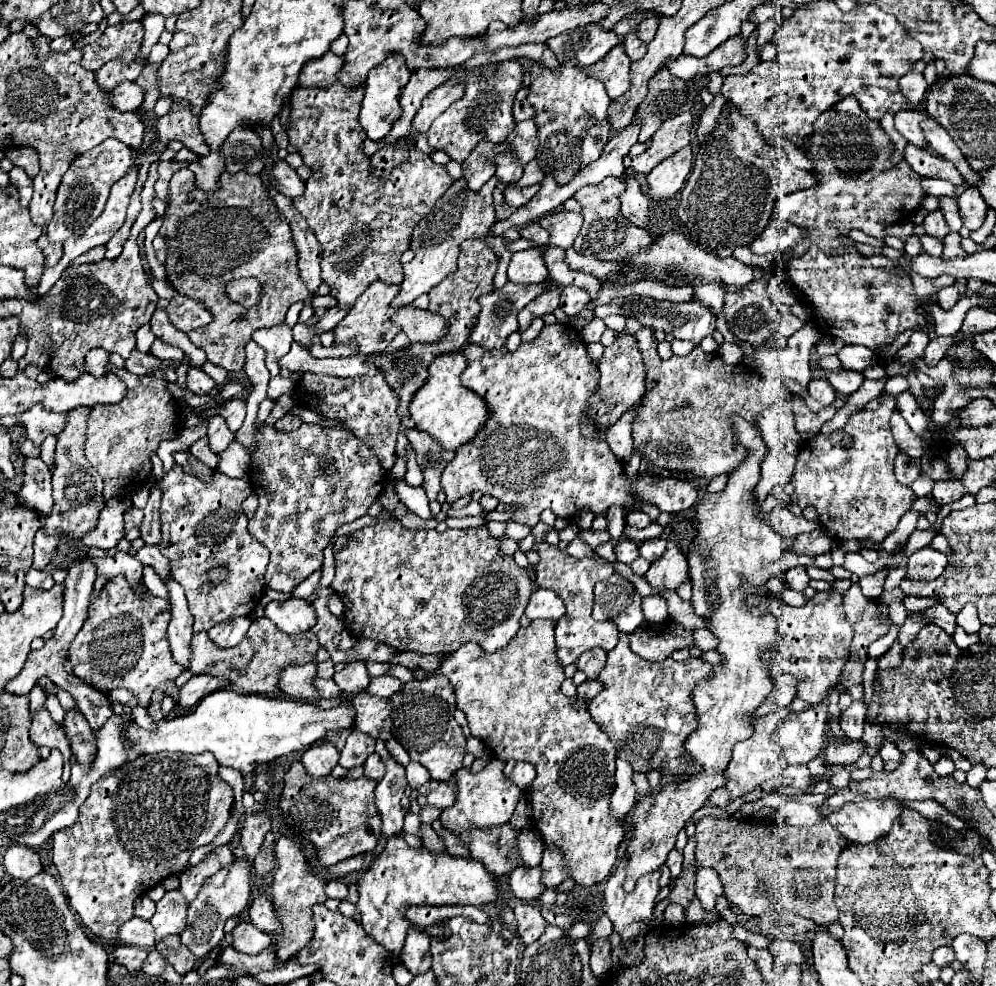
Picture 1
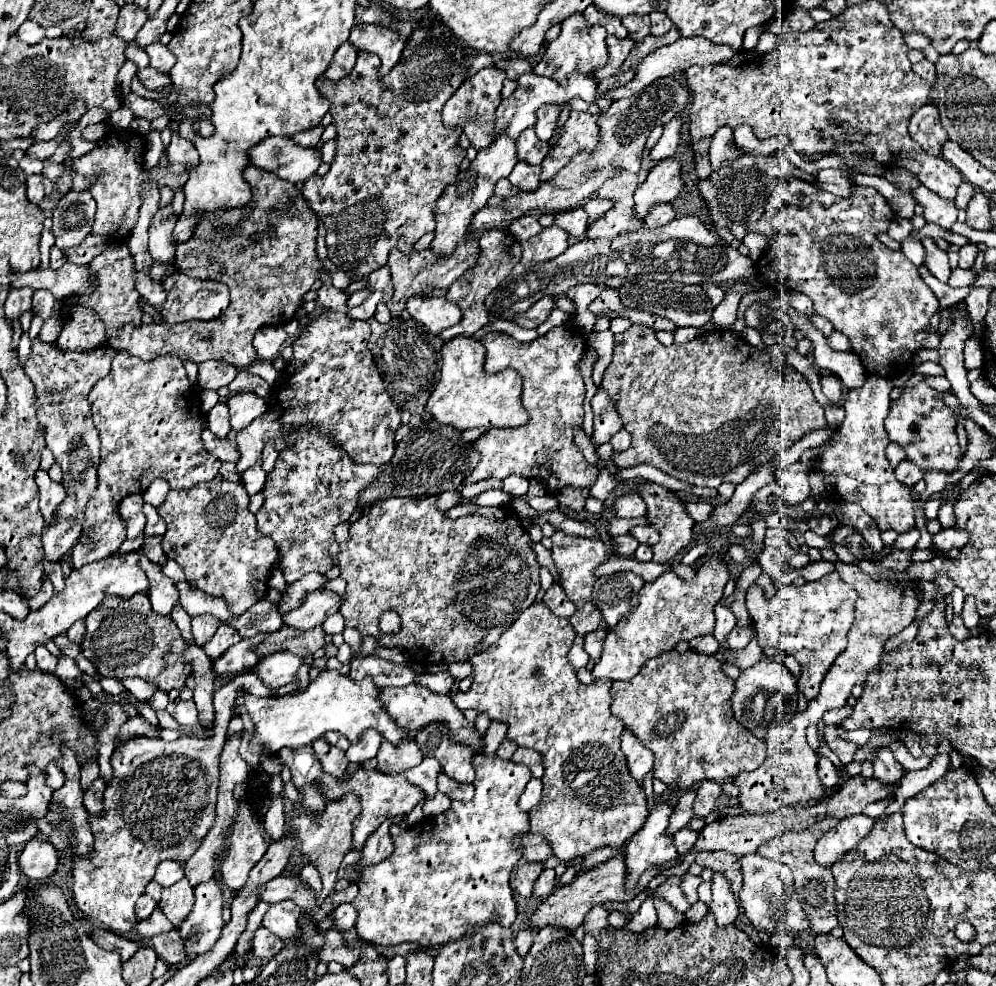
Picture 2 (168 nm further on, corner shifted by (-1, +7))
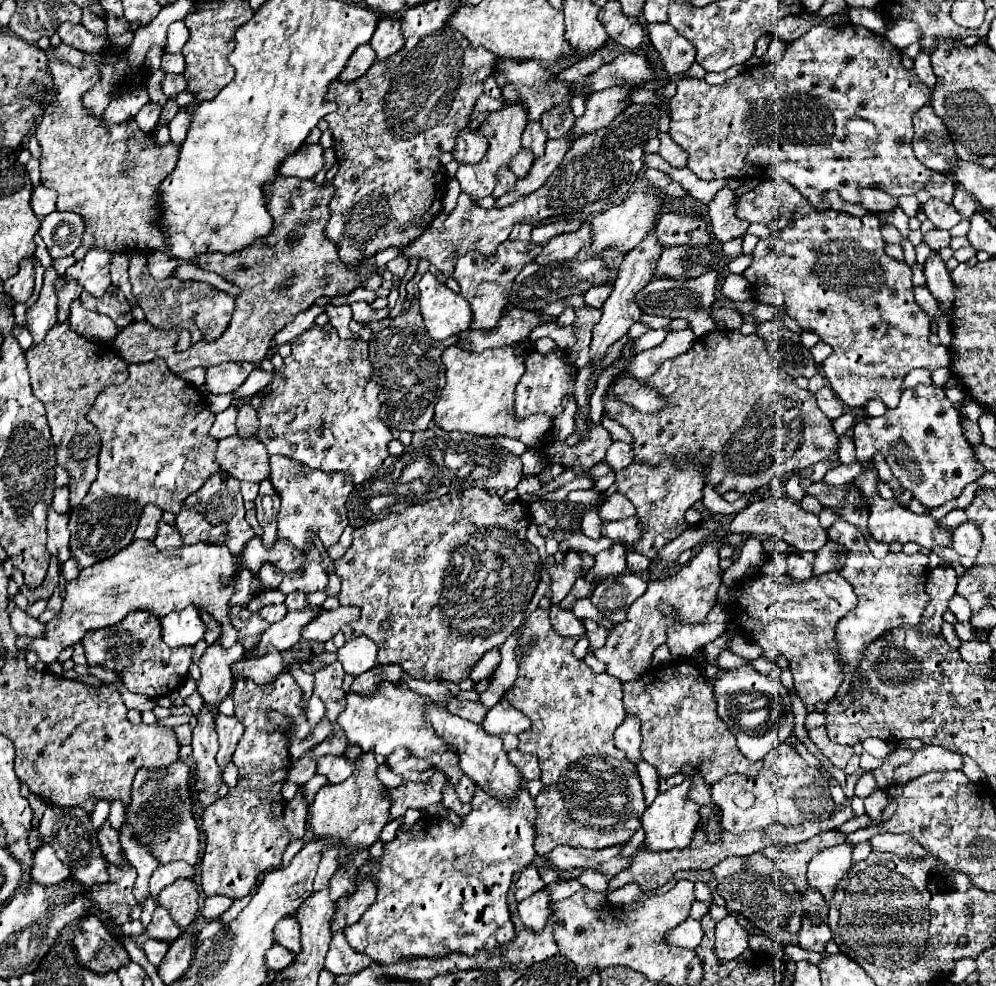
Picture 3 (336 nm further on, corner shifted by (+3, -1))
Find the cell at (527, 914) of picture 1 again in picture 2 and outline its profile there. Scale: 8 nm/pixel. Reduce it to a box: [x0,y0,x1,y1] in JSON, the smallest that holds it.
[516,927,536,959]

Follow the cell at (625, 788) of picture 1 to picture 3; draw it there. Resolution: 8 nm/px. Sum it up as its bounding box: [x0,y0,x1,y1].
[614,715,642,763]

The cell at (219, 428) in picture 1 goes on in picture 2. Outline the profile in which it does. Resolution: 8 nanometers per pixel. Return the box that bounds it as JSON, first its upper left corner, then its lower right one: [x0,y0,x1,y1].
[208,403,230,437]

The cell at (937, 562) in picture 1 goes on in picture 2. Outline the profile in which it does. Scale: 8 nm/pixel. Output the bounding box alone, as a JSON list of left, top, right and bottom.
[932,529,970,551]

